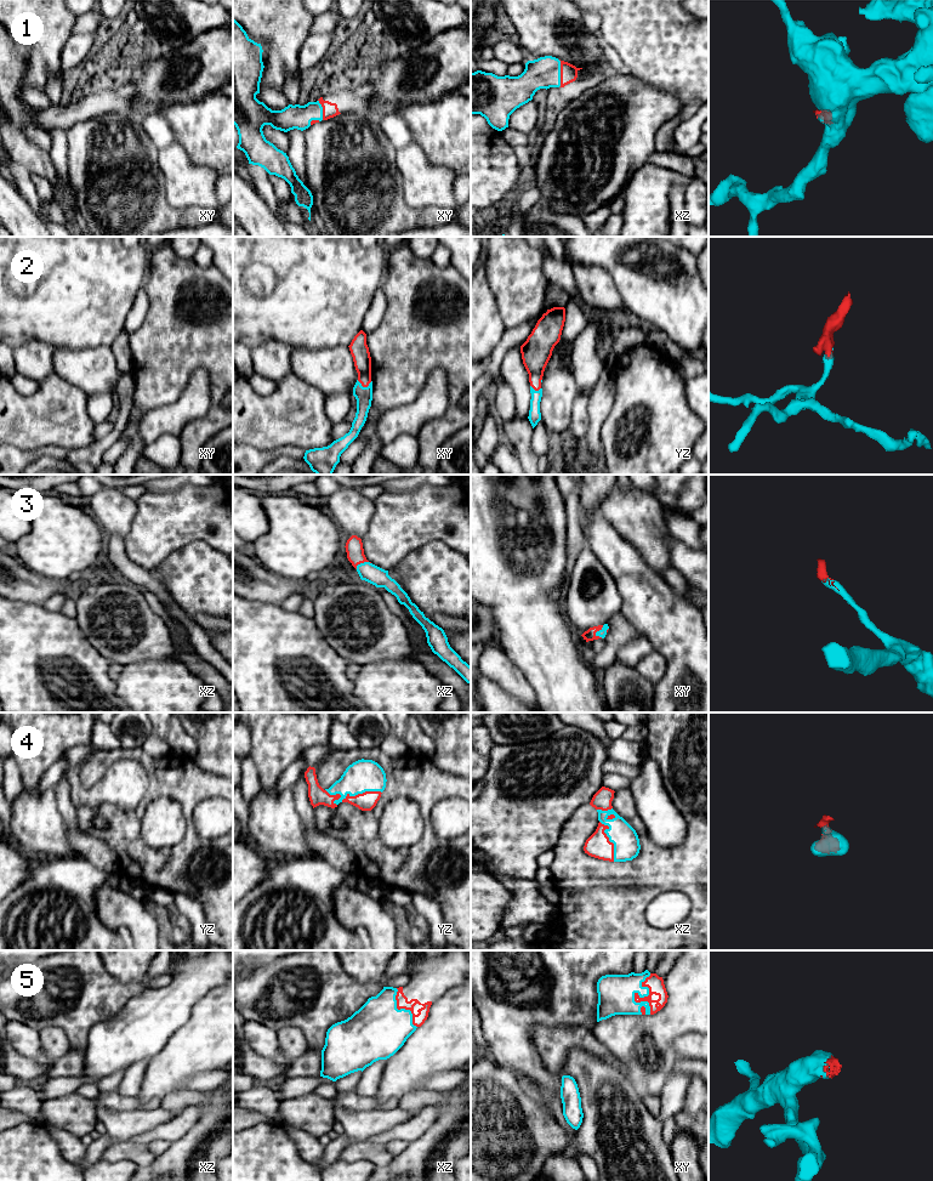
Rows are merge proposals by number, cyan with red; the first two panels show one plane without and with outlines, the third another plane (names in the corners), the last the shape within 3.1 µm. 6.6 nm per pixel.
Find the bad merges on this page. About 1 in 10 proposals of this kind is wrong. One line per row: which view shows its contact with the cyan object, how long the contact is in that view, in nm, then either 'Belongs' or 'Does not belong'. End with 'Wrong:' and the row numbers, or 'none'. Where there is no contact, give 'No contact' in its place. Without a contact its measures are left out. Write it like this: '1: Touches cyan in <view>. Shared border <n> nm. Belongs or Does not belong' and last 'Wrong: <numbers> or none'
1: Touches cyan in xz. Shared border 180 nm. Belongs
2: Touches cyan in xy. Shared border 100 nm. Belongs
3: Touches cyan in xy. Shared border 90 nm. Belongs
4: Touches cyan in xz. Shared border 280 nm. Belongs
5: Touches cyan in xy. Shared border 280 nm. Belongs
Wrong: none

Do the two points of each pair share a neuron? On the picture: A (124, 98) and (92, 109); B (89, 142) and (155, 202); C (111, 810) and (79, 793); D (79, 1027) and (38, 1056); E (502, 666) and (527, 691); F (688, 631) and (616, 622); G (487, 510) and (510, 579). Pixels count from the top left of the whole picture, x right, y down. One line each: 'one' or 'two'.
A: one
B: one
C: two
D: two
E: one
F: two
G: one

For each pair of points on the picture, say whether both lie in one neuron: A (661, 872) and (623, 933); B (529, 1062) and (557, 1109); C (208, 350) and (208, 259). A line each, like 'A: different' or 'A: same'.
A: same
B: different
C: different

